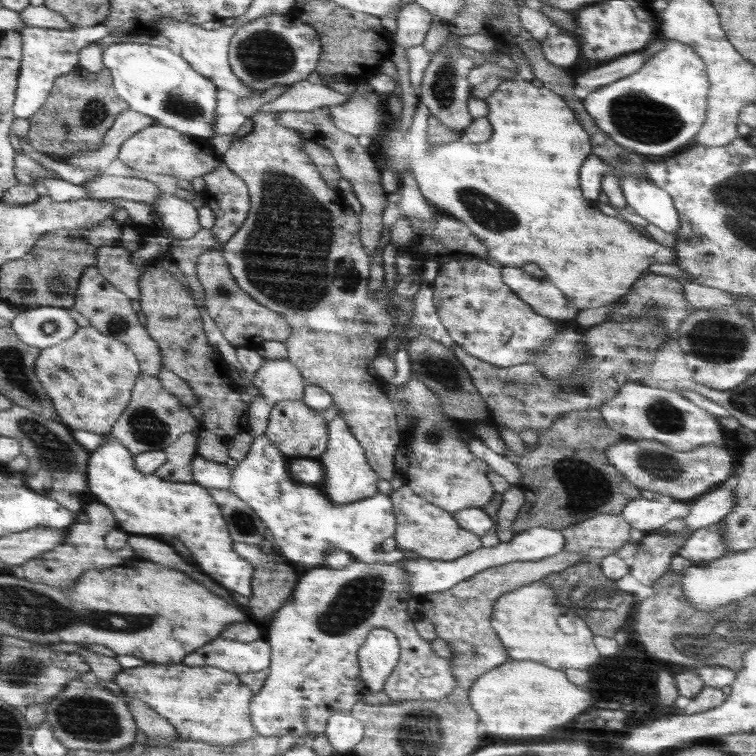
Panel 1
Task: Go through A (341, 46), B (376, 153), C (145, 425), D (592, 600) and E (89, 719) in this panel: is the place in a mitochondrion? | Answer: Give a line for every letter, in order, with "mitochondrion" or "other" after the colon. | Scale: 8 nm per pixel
A: other
B: other
C: mitochondrion
D: mitochondrion
E: mitochondrion

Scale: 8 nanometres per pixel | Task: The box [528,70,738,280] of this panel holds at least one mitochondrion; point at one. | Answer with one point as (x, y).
(640, 117)

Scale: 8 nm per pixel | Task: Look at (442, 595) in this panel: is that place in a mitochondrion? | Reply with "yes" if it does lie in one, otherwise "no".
no

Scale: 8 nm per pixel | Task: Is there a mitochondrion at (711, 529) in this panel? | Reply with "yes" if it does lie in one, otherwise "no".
no

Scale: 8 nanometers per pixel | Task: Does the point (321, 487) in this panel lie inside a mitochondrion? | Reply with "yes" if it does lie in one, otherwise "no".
no

